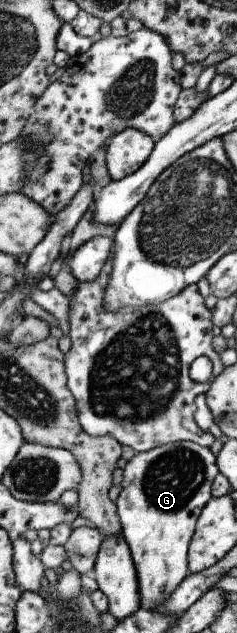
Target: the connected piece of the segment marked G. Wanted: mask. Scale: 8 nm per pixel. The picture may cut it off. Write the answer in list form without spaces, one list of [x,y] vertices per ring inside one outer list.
[[[171,442],[136,453],[123,475],[122,491],[115,502],[121,535],[138,571],[140,608],[152,610],[189,575],[189,545],[202,509],[212,499],[212,483],[219,475],[217,457],[194,442]]]

